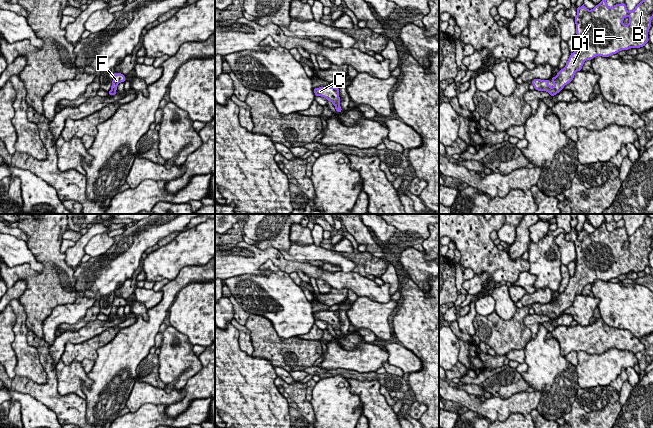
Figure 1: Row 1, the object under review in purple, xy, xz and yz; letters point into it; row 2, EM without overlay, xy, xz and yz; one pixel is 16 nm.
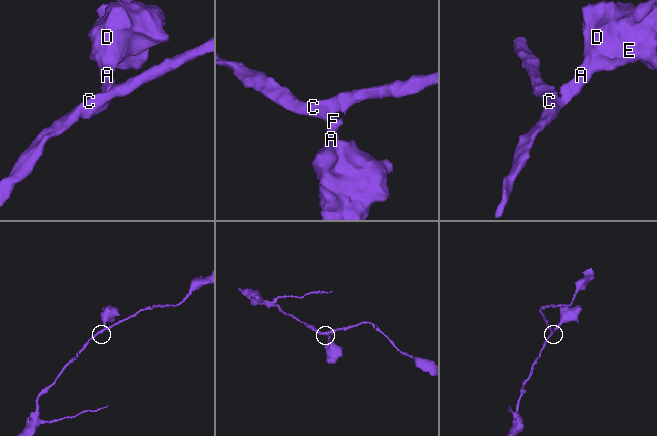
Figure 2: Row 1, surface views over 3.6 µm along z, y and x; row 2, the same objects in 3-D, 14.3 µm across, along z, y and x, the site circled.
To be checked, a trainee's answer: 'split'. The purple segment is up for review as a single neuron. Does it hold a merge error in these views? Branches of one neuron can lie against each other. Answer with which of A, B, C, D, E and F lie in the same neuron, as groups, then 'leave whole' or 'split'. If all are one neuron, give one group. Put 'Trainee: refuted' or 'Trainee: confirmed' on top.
Trainee: refuted
groups A B C D E F; leave whole

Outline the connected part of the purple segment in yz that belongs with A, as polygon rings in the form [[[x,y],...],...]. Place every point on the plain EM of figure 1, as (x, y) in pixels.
[[[646,216],[644,223],[631,236],[626,233],[625,227],[615,228],[609,232],[605,219],[602,225],[591,234],[588,234],[584,228],[576,233],[577,239],[574,242],[577,258],[575,275],[570,278],[566,290],[551,303],[554,310],[549,309],[549,303],[532,304],[536,314],[546,315],[551,321],[559,317],[565,309],[573,304],[575,296],[582,294],[585,285],[592,284],[595,280],[610,281],[612,278],[622,274],[627,275],[629,272],[638,273],[649,266],[648,256],[653,242],[653,218],[651,217]]]

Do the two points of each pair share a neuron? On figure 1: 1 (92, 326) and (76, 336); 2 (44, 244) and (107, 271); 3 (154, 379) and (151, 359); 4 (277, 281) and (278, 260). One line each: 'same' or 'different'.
1: same
2: different
3: same
4: different

